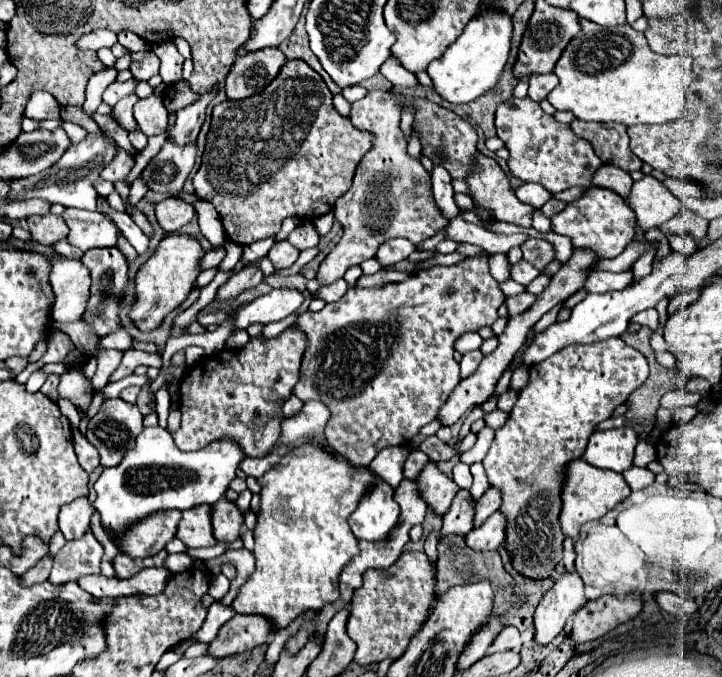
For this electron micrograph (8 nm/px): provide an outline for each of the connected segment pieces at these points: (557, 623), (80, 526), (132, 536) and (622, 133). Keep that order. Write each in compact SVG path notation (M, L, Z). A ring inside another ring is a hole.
M565 571L555 577L553 587L543 595L535 609L535 639L547 645L557 637L571 613L587 603L583 593L583 581L575 571Z
M79 497L77 501L65 505L59 513L59 529L63 531L65 539L79 539L89 531L89 519L95 513L89 497Z
M177 511L153 513L151 517L133 525L133 529L129 529L121 537L119 549L135 559L151 557L157 551L161 551L171 539L177 537L179 521L181 521L181 513Z
M575 119L571 123L573 133L577 133L579 137L587 139L597 157L601 157L601 161L605 165L619 165L625 171L639 171L643 161L631 151L629 147L629 135L627 135L627 127L625 125L613 125L611 129L599 129L599 123L585 123Z

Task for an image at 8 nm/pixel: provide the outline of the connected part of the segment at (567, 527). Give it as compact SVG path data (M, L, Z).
M583 459L571 461L565 469L563 491L561 491L561 513L559 513L561 531L567 537L577 539L581 525L585 525L587 521L593 521L593 519L601 519L607 511L611 511L617 503L621 503L629 493L631 493L631 489L627 485L627 481L623 479L623 475L607 471L607 469L597 469Z

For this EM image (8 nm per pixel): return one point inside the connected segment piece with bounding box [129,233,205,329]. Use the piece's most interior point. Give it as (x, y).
(163, 283)

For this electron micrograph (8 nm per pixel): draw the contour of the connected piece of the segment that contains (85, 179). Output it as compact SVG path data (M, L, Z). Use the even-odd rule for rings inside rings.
M89 133L89 137L85 141L81 141L79 145L69 145L65 155L55 165L45 169L43 173L37 173L37 175L25 177L25 179L13 179L9 183L9 187L11 187L9 197L13 197L13 201L37 197L37 199L43 199L49 203L61 203L65 207L97 211L99 193L95 191L93 183L99 179L99 173L103 171L107 161L113 159L113 155L115 155L113 143L115 141L107 133L103 133L103 135Z

